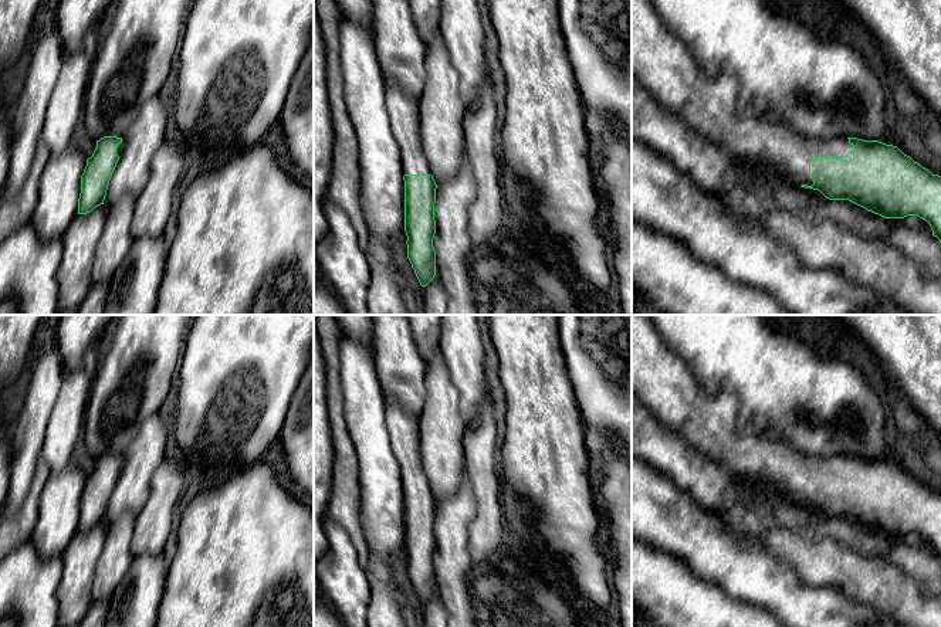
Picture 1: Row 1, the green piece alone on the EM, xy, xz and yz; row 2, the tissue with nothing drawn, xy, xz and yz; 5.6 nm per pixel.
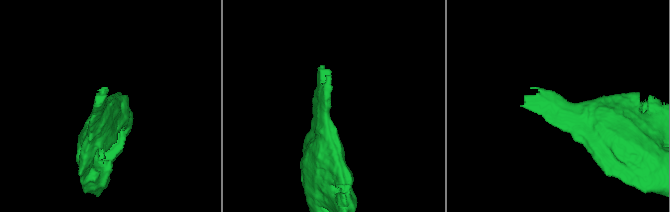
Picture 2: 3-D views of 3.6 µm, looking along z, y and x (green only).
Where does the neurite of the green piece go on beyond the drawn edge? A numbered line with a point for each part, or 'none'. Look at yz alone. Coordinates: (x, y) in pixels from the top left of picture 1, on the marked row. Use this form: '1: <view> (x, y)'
1: yz (660, 61)

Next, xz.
1: xz (403, 109)

